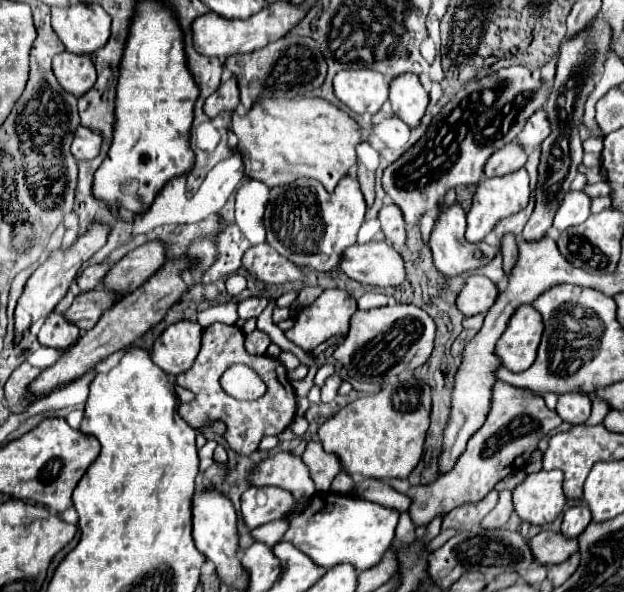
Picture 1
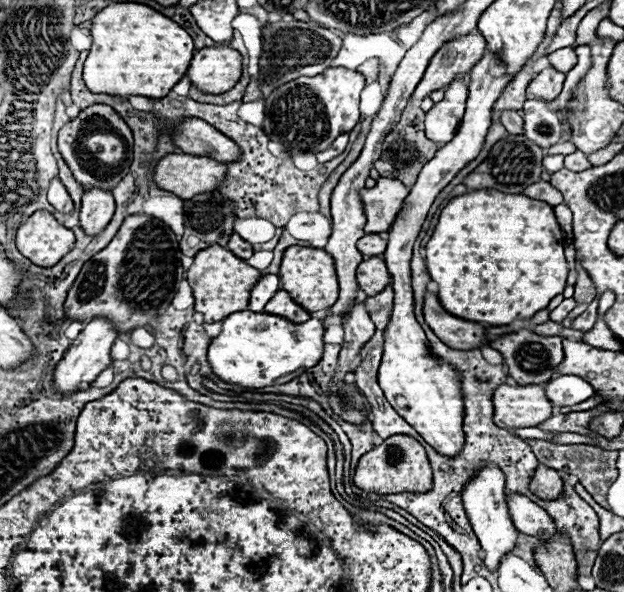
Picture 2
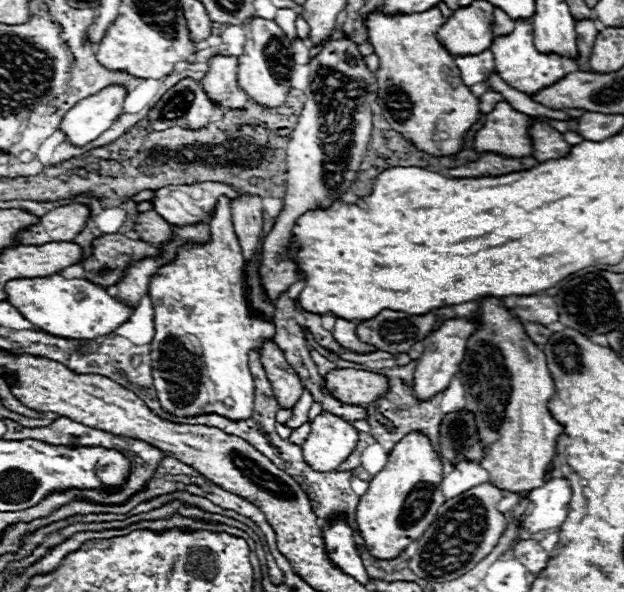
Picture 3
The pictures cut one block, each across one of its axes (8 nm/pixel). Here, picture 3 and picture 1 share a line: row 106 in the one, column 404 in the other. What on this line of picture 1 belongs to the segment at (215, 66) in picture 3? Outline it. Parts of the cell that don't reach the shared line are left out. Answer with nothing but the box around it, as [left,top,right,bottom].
[378,202,406,248]

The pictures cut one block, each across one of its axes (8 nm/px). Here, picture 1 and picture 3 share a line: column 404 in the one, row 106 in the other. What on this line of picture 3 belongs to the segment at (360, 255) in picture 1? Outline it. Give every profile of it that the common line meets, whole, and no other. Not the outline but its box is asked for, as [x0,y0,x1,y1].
[238,18,294,108]

